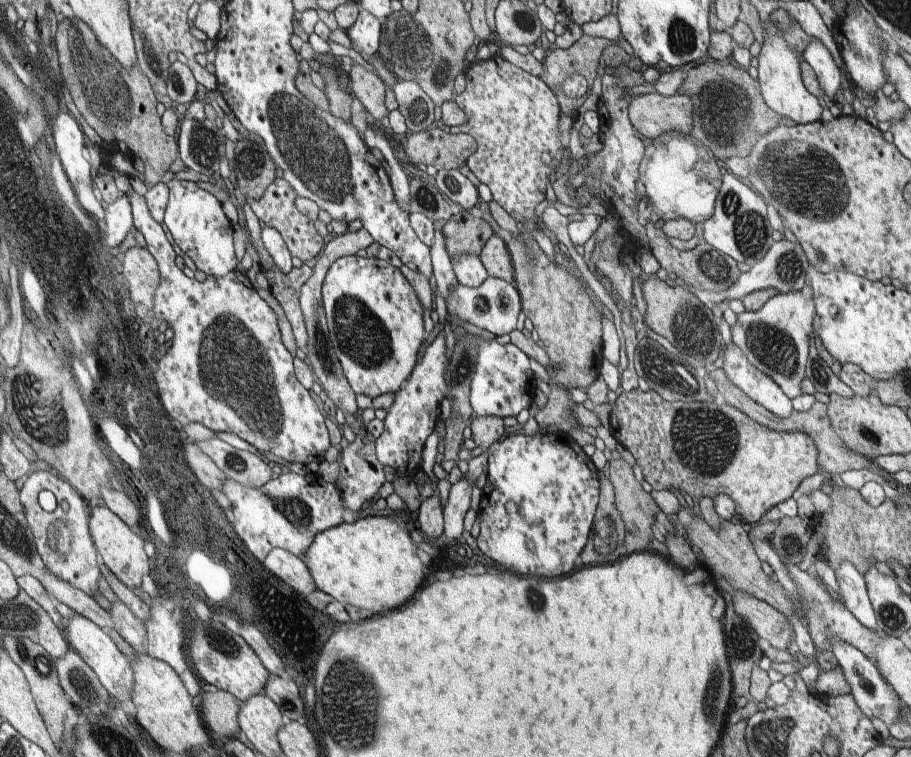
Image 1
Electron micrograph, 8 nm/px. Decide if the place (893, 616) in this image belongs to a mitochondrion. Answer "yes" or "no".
yes

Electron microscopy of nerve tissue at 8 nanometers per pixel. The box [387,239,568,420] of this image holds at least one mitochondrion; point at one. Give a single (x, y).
(464, 361)

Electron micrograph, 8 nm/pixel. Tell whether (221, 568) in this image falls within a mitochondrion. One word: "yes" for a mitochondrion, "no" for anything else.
no

